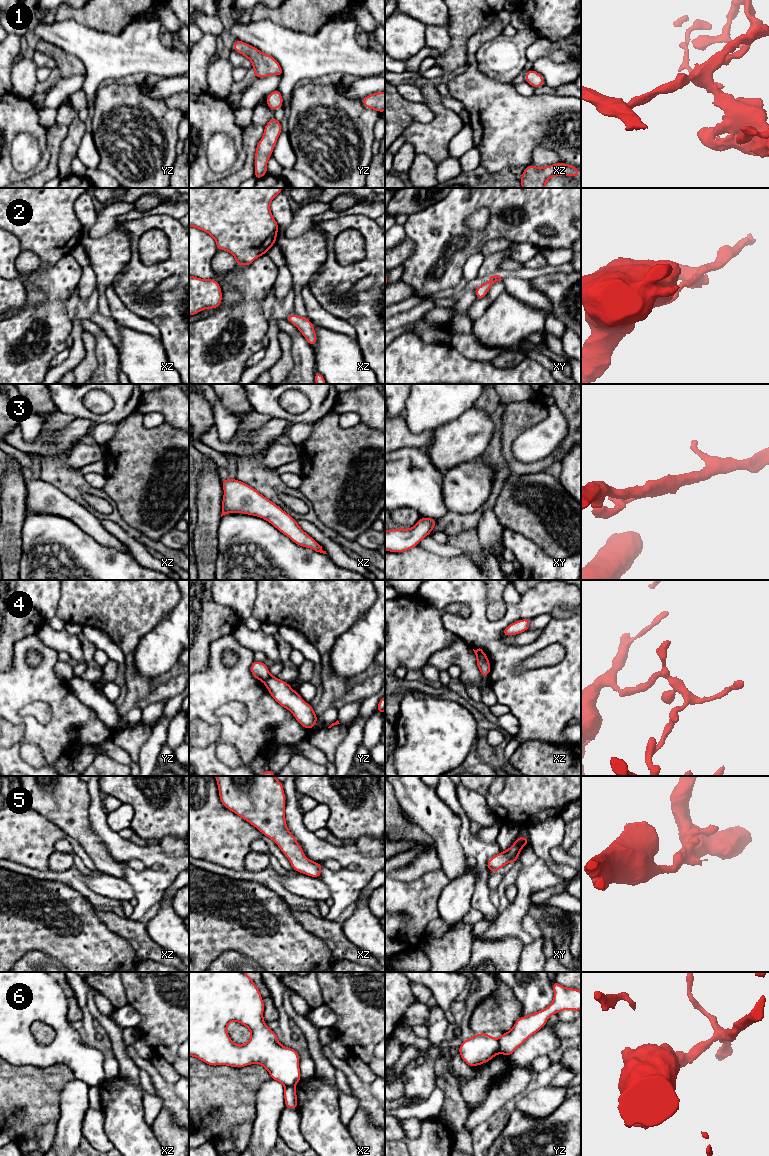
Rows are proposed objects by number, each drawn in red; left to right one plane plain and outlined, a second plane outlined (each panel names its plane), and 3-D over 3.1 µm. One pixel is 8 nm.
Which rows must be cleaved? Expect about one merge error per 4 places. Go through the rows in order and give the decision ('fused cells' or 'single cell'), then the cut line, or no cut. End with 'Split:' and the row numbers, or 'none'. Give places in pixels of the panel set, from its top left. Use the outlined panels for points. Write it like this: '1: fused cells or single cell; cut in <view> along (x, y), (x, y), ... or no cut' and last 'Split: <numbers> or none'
1: single cell; no cut
2: single cell; no cut
3: single cell; no cut
4: fused cells; cut in xz along (477, 657), (486, 658)
5: single cell; no cut
6: fused cells; cut in yz along (497, 1039), (500, 1051)
Split: 4, 6

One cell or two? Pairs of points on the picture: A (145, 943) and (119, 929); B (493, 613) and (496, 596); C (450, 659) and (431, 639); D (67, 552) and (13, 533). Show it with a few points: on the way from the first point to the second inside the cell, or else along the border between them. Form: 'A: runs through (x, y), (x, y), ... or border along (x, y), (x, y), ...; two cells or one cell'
A: runs through (139, 939), (129, 929), (125, 929); one cell
B: runs through (496, 609), (496, 600); one cell
C: border along (457, 637), (450, 644), (436, 651), (427, 661); two cells
D: border along (25, 517), (21, 531), (21, 557), (19, 559); two cells

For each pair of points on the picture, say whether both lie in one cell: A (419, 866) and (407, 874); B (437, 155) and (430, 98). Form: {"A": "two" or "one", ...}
{"A": "one", "B": "one"}

